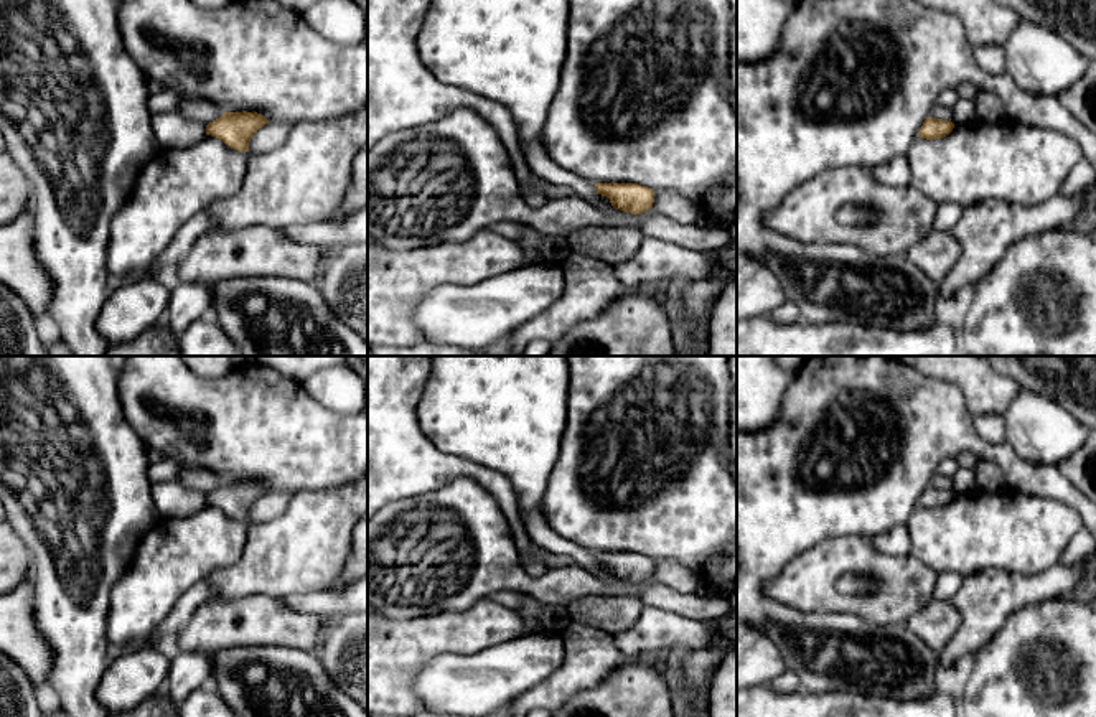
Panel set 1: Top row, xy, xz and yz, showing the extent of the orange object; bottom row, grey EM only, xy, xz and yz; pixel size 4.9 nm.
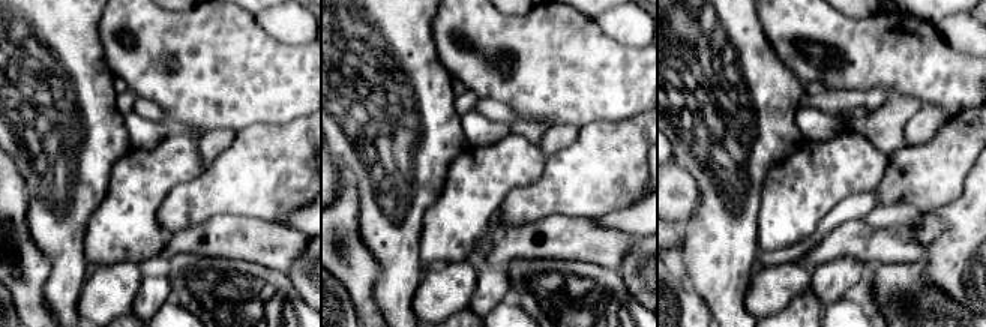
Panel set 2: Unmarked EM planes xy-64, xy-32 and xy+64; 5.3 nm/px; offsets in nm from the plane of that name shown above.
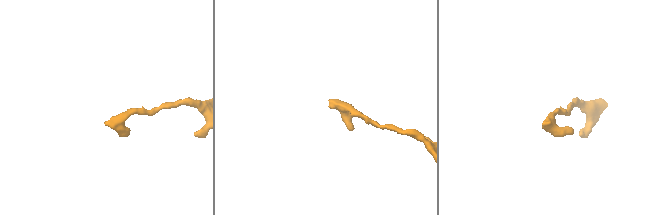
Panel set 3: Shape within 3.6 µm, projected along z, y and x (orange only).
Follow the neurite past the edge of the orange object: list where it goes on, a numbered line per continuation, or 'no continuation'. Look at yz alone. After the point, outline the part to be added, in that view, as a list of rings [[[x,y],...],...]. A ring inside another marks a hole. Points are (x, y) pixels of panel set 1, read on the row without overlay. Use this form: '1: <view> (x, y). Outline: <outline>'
1: yz (936, 480). Outline: [[[936,471],[930,480],[930,486],[939,488],[939,490],[949,490],[951,478],[946,478]]]

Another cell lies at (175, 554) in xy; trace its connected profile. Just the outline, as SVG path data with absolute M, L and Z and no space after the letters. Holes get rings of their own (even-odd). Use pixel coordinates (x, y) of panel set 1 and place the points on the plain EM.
M211 504L191 516L160 518L110 592L109 643L148 646L185 592L242 555L247 529Z

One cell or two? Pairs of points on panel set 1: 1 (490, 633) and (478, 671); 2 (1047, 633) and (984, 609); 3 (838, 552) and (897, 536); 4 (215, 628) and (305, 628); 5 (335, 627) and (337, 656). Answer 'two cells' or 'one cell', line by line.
1: two cells
2: two cells
3: two cells
4: one cell
5: one cell

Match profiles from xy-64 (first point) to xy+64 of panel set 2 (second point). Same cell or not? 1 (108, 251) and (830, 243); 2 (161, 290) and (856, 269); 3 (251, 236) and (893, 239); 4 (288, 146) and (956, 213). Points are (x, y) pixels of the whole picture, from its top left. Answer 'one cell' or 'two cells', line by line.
1: two cells
2: one cell
3: one cell
4: two cells

